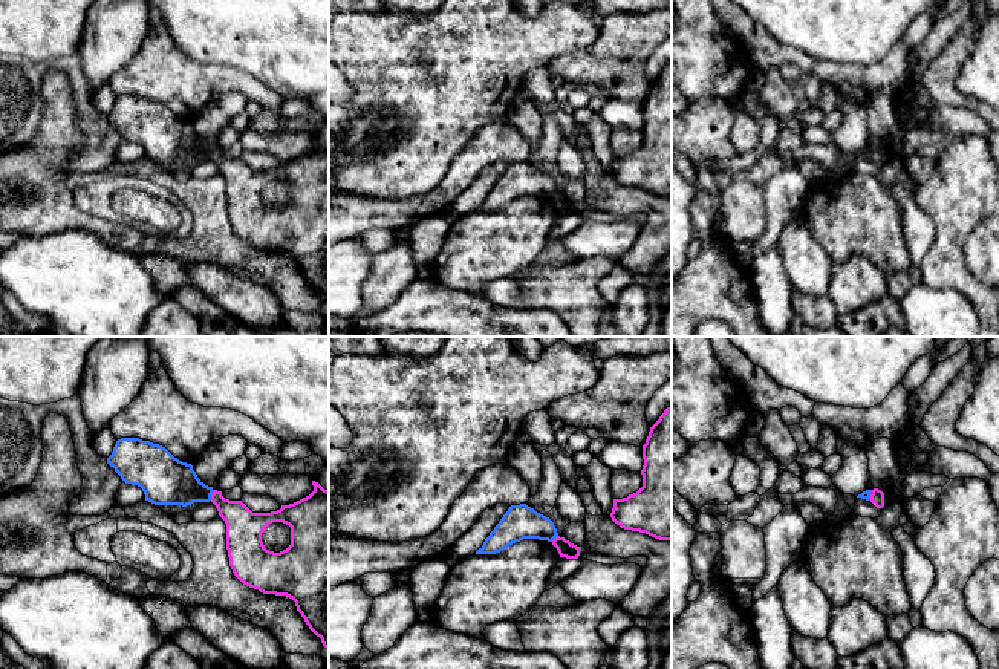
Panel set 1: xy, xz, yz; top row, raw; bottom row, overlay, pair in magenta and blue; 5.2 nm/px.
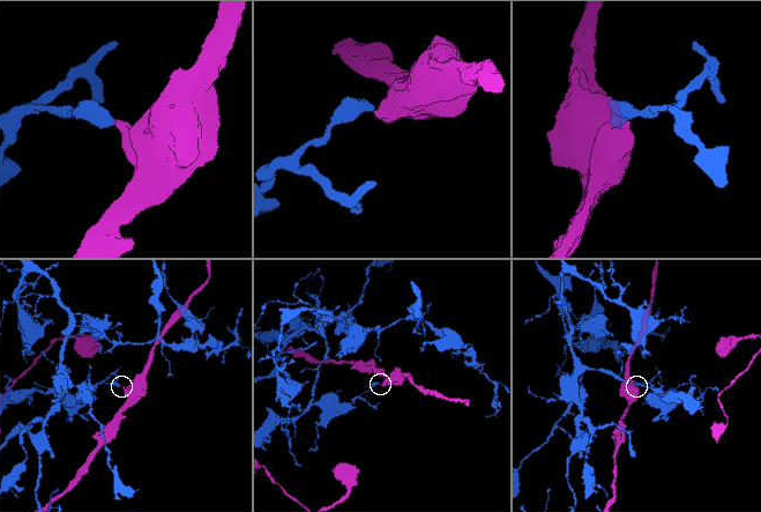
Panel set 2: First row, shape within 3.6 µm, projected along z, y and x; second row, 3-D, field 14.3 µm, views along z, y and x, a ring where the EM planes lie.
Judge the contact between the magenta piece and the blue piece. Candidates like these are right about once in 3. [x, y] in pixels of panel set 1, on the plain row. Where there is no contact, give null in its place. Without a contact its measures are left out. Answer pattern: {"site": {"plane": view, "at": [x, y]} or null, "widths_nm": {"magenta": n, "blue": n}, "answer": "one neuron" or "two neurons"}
{"site": {"plane": "xy", "at": [211, 152]}, "widths_nm": {"magenta": 190, "blue": 260}, "answer": "two neurons"}

